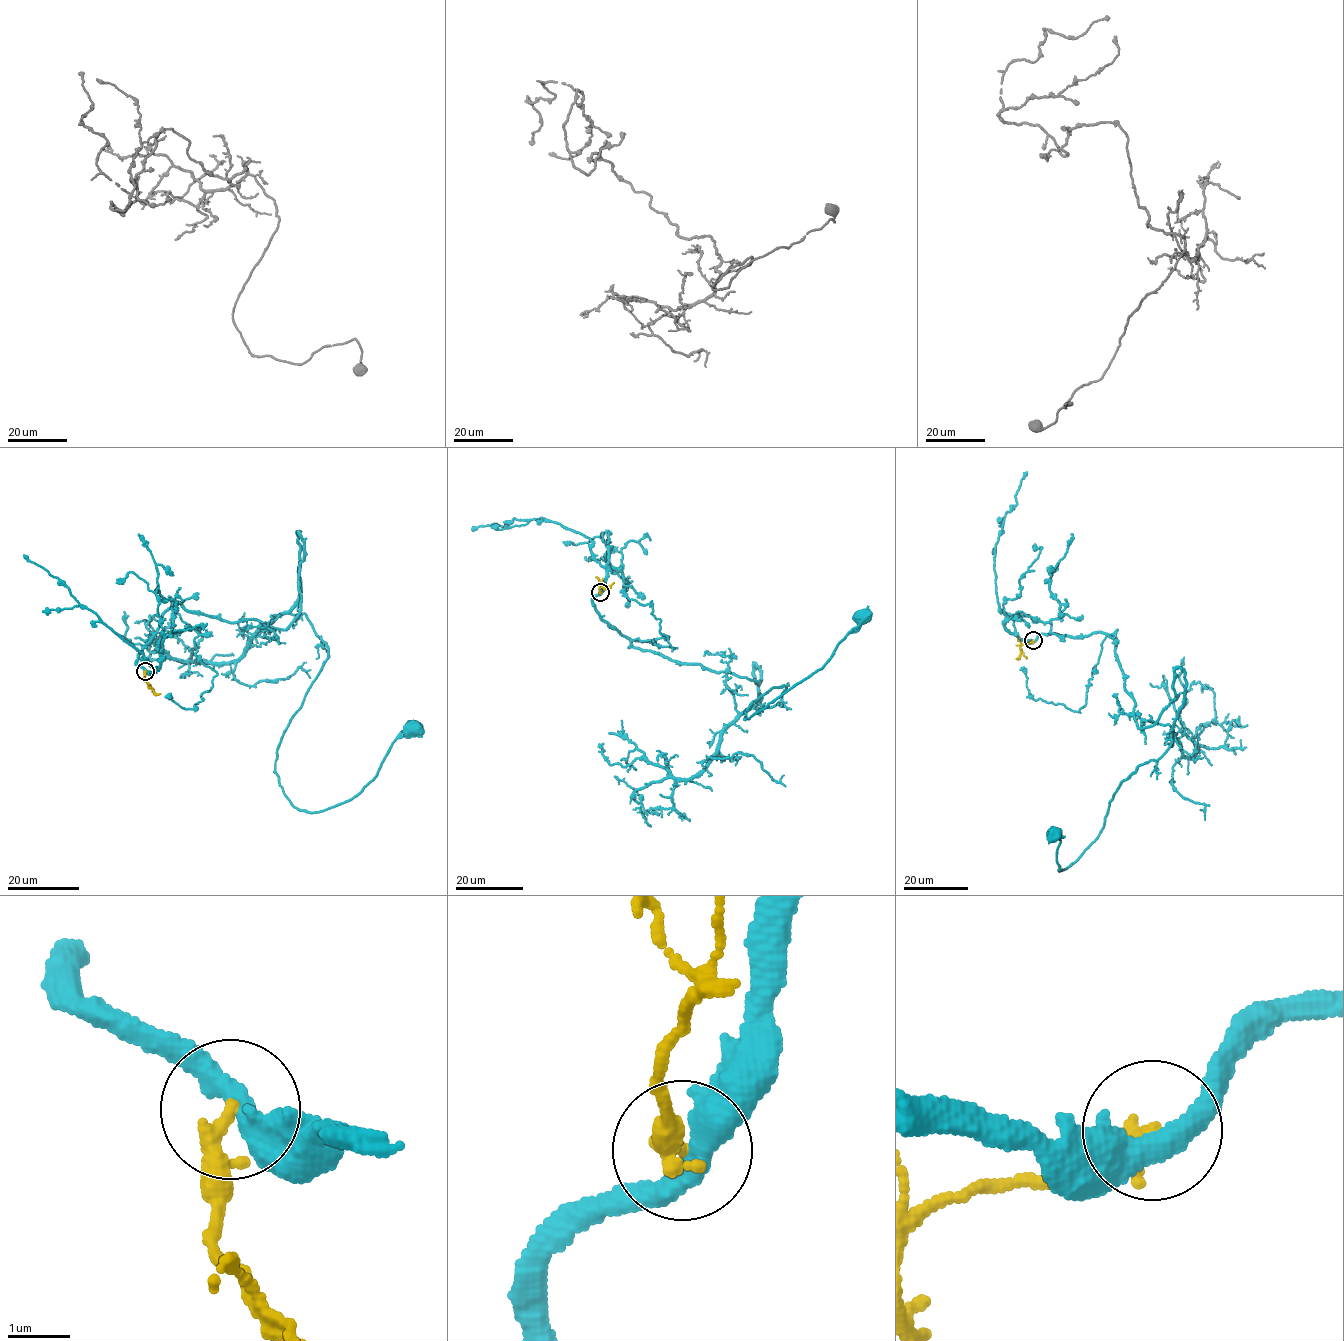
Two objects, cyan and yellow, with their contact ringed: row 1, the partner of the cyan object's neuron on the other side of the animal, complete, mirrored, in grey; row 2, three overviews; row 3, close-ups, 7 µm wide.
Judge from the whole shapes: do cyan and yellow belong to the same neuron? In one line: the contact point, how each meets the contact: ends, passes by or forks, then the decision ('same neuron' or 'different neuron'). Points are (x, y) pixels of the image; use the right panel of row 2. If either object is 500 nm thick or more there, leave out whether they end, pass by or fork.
at (1033, 640); cyan passes by; yellow passes by; different neuron

